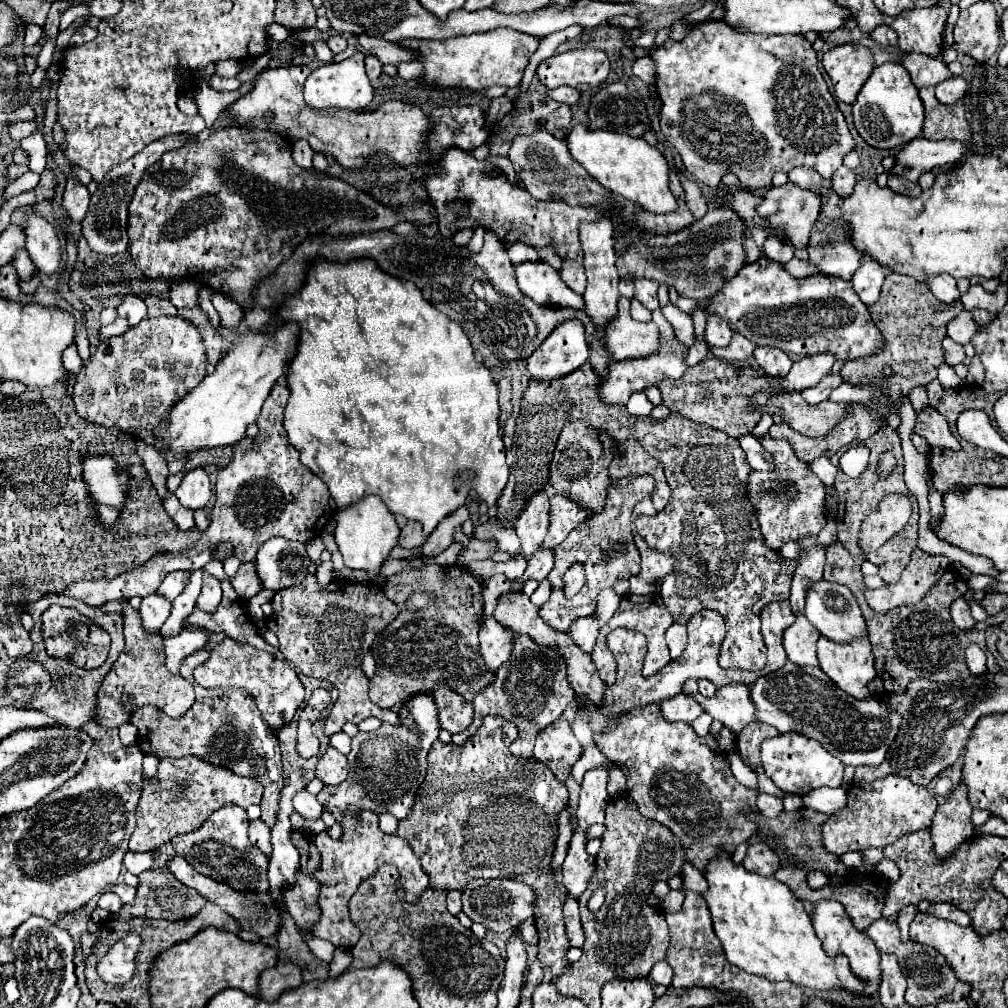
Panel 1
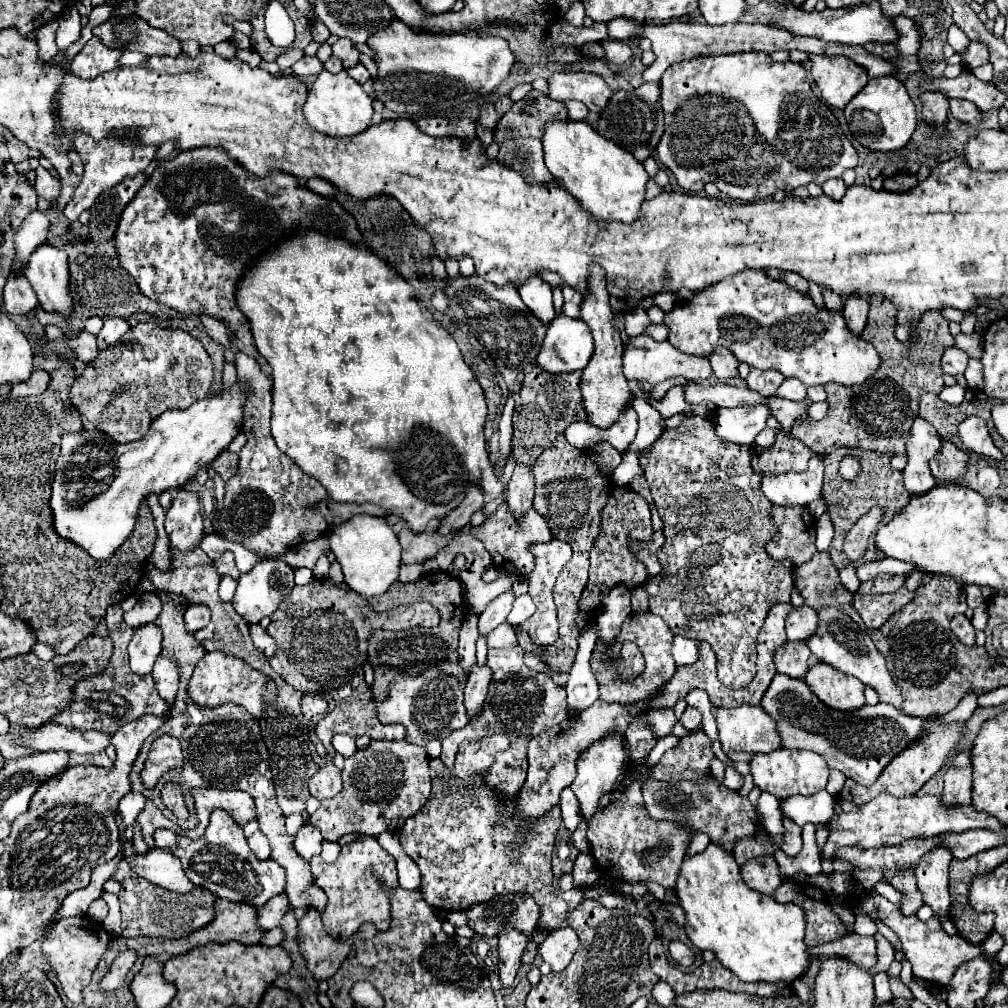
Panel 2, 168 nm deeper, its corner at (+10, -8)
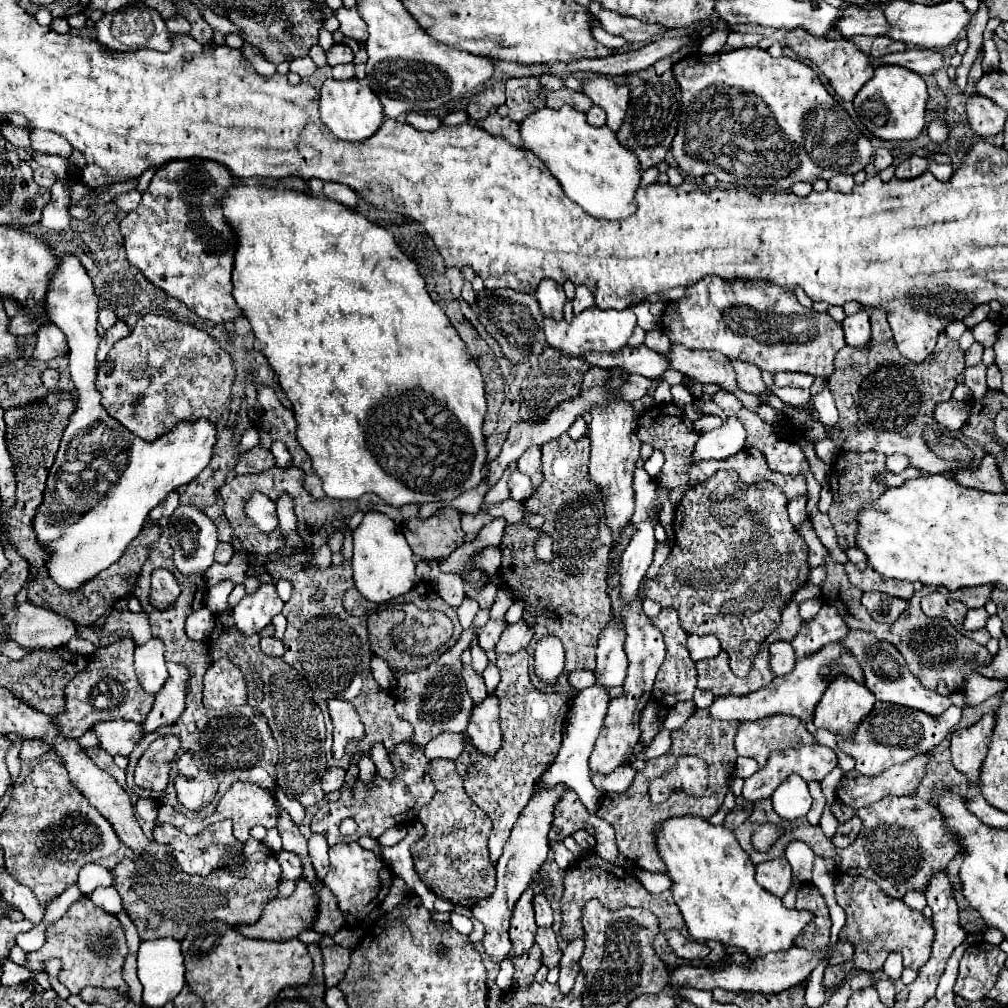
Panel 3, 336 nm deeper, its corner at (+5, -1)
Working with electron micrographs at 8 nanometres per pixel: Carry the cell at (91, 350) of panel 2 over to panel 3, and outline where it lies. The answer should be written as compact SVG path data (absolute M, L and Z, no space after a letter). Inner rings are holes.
M53 323L41 325L37 331L37 347L35 347L31 359L49 361L49 359L61 355L63 351L67 351L67 341L65 341L65 335L57 329L57 325L53 325Z

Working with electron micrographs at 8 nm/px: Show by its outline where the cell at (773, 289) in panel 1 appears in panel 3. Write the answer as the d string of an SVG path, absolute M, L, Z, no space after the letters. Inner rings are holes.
M703 277L701 281L697 281L695 285L687 287L685 291L685 297L681 297L679 301L675 303L669 303L667 309L663 311L663 317L661 317L661 329L663 333L671 339L671 343L677 343L677 345L683 345L687 349L707 349L707 351L719 351L723 353L725 357L729 359L737 359L737 361L747 361L747 363L753 363L757 365L759 369L763 371L769 371L769 373L779 373L779 371L801 371L801 373L809 373L809 375L815 375L815 377L829 377L833 373L833 359L835 359L835 353L839 349L843 349L845 341L843 341L843 329L839 323L835 323L827 313L813 313L811 309L805 309L797 297L793 293L785 293L785 289L773 289L771 285L749 285L747 281L737 281L737 283L727 283L727 281L721 281L721 277Z

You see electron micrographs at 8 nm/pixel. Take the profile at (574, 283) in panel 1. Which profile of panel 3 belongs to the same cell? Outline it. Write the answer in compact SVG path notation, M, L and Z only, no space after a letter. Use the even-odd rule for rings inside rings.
M579 285L577 291L575 291L575 299L573 299L573 311L575 311L575 315L579 315L583 309L589 309L593 305L595 305L593 293L589 293L589 289L585 289L585 287Z

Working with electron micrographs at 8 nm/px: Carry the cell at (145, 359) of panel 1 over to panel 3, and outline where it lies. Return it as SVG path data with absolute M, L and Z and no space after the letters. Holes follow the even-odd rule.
M163 315L141 317L133 331L125 339L117 341L117 345L109 351L97 373L97 387L103 393L103 407L107 409L107 413L143 441L159 439L181 421L207 419L213 425L219 425L233 399L233 381L233 359L225 349L219 347L213 337L209 337L195 325L181 323Z

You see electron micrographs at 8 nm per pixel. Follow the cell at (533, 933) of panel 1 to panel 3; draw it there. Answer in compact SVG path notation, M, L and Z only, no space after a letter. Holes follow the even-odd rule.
M533 945L527 953L513 955L511 963L515 967L513 989L525 989L533 983L533 977L541 967L541 949L537 949L537 945Z

